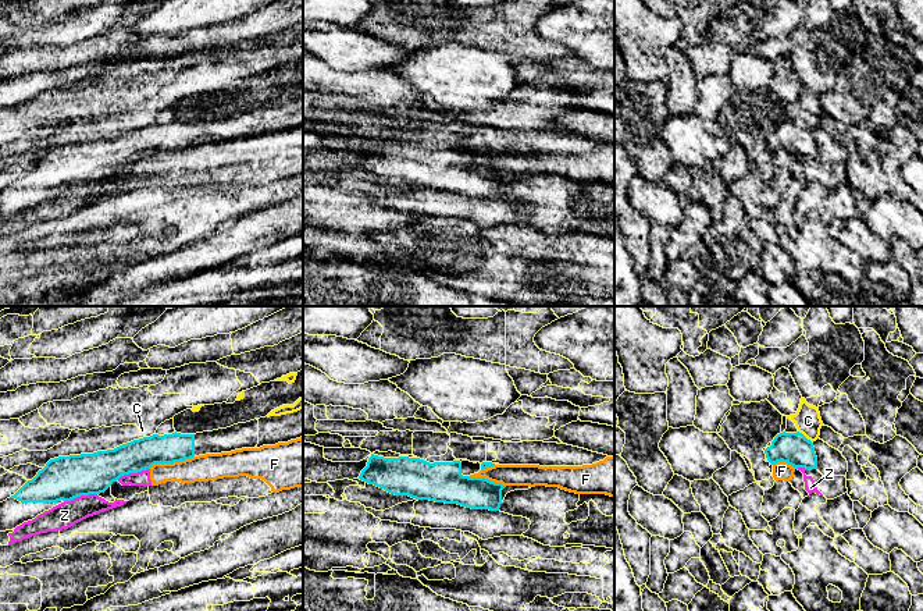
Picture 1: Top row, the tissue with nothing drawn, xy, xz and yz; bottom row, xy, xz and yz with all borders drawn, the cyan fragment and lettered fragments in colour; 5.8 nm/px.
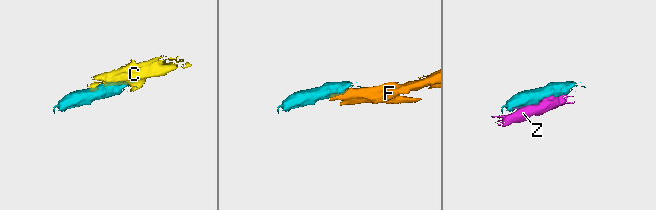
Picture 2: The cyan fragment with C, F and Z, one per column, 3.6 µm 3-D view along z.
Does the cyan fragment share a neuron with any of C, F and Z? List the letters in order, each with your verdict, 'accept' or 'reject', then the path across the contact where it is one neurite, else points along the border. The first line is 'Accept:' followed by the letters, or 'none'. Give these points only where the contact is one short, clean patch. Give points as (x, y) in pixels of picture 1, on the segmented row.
Accept: none
C: reject
F: reject; border xy (193, 455), (173, 462), (154, 462), (149, 468)
Z: reject

